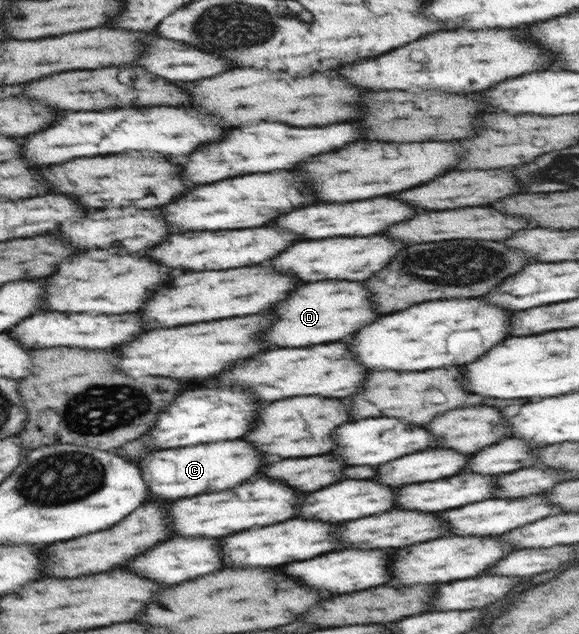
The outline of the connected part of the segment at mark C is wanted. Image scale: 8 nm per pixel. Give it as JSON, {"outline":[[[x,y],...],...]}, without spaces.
{"outline":[[[230,440],[230,442],[212,442],[200,446],[184,446],[172,450],[154,450],[146,458],[141,458],[138,468],[152,496],[156,498],[188,498],[204,492],[228,490],[246,482],[256,474],[258,468],[264,466],[264,458],[258,454],[250,442]]]}

